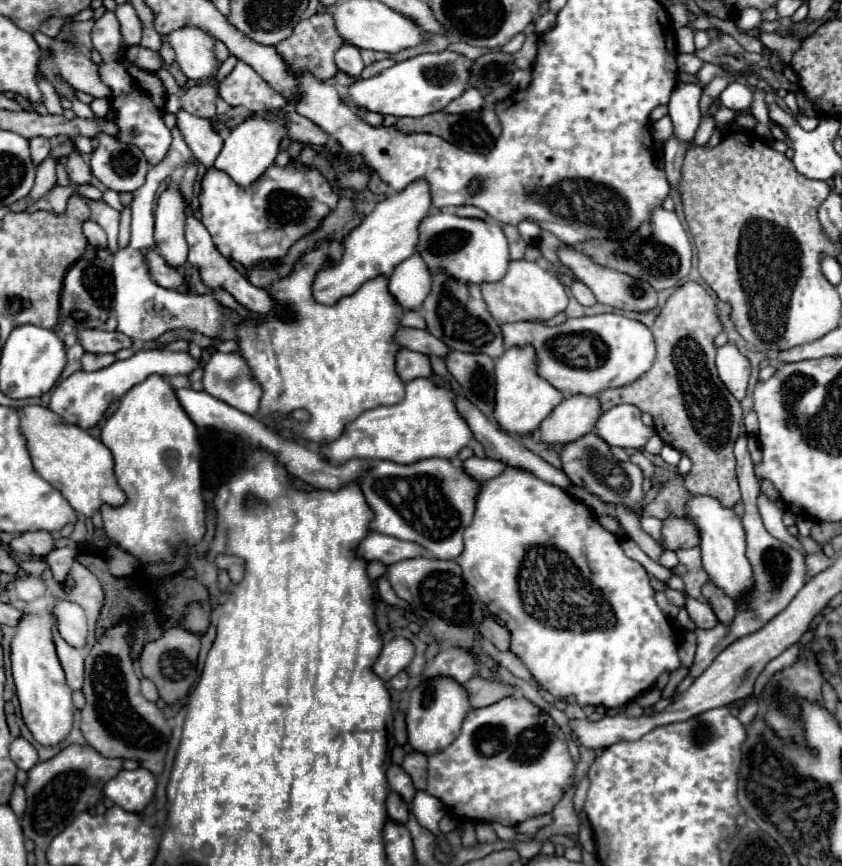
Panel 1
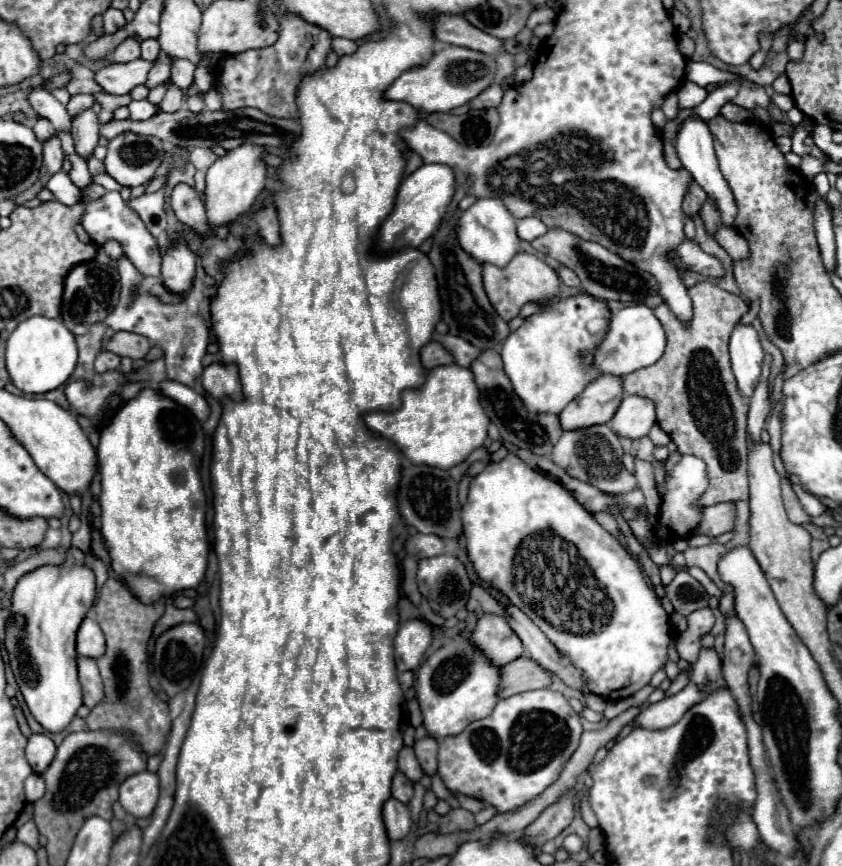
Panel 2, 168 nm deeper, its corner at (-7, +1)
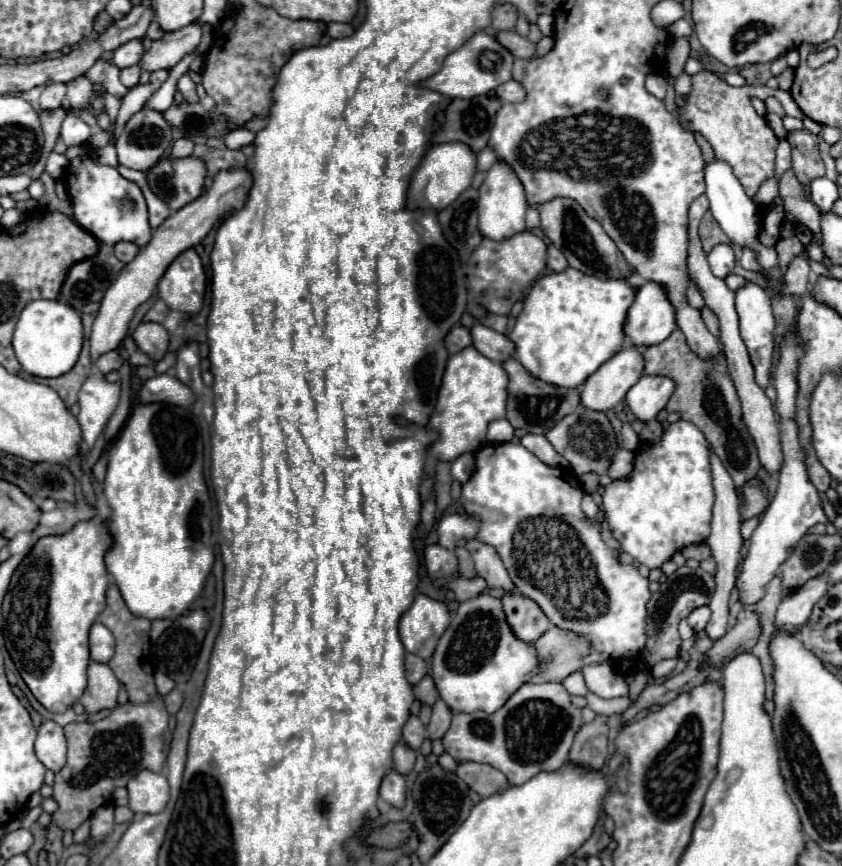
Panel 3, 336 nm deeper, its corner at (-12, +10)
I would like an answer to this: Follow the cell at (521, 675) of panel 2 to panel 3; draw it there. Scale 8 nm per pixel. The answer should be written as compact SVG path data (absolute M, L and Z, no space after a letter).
M551 626L537 642L535 642L537 658L541 662L539 674L533 674L529 682L563 682L569 674L581 668L581 656L593 662L609 662L609 656L593 652L589 642L583 636Z

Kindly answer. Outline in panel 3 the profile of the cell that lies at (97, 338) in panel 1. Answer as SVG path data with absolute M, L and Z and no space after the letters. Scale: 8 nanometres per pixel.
M139 324L133 332L133 340L135 344L149 354L155 362L161 360L167 352L167 344L169 344L169 332L161 326L161 324Z

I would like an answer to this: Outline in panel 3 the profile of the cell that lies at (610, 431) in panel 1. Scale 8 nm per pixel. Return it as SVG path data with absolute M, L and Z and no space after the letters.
M641 376L641 380L627 392L625 404L641 422L653 420L665 408L673 394L673 380L665 376Z

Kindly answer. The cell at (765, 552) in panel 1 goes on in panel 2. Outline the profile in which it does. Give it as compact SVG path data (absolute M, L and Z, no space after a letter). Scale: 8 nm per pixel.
M766 355L762 365L762 377L758 381L754 395L750 397L748 431L752 433L754 439L760 439L760 431L764 429L766 417L770 413L770 363L772 363L772 355Z

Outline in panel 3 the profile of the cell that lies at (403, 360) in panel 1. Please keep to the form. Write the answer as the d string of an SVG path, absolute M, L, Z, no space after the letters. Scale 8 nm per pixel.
M453 326L453 328L449 330L449 334L445 336L443 344L445 344L445 348L447 348L449 354L455 354L455 352L459 352L459 350L471 346L469 330L463 328L463 326Z

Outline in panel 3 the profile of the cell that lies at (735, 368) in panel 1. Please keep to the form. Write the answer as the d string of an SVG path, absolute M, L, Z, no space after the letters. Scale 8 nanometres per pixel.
M747 282L745 288L737 290L737 314L739 314L739 330L741 338L749 350L749 358L755 370L755 382L761 388L769 386L769 364L771 364L771 352L773 352L773 314L771 314L771 304L769 304L769 294L759 288L757 284Z

